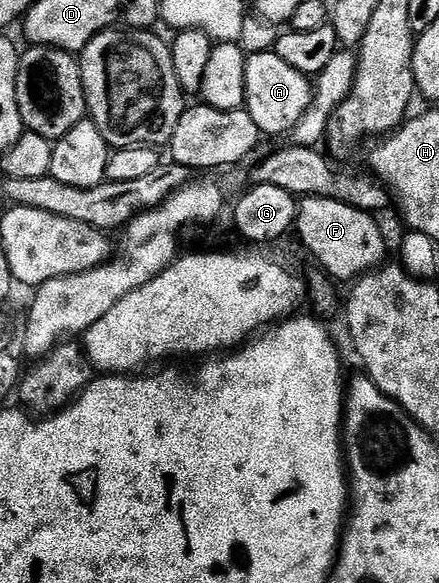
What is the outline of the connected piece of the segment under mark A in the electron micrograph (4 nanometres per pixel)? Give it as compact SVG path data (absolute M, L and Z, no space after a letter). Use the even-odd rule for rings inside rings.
M276 51L269 53L250 52L245 58L247 83L245 84L244 109L255 119L255 127L266 138L292 134L293 128L303 119L307 107L313 102L314 82L295 67L283 63Z

